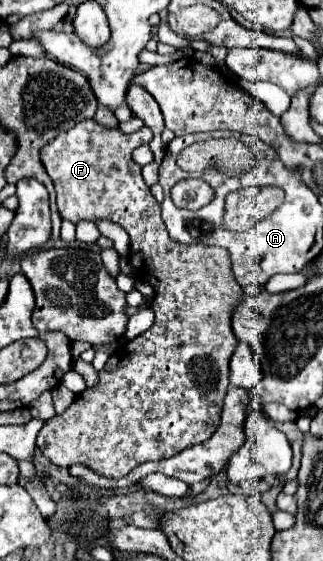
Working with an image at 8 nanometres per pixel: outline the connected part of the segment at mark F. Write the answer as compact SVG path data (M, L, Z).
M87 119L61 133L55 141L41 149L43 167L57 191L61 219L75 225L79 221L99 219L121 223L121 227L131 237L127 259L133 267L135 279L151 285L155 293L151 305L155 311L153 327L133 341L123 343L99 371L99 383L77 395L71 407L63 415L49 419L37 435L37 447L51 463L59 467L83 463L105 477L123 477L145 461L173 457L177 451L211 437L219 425L223 397L229 385L229 357L237 347L237 337L231 333L231 315L233 309L247 297L231 273L225 249L181 245L169 239L161 221L161 207L145 185L141 167L131 159L131 151L149 143L151 137L153 135L149 127L143 127L131 135L123 135L119 129L105 129L93 119Z

